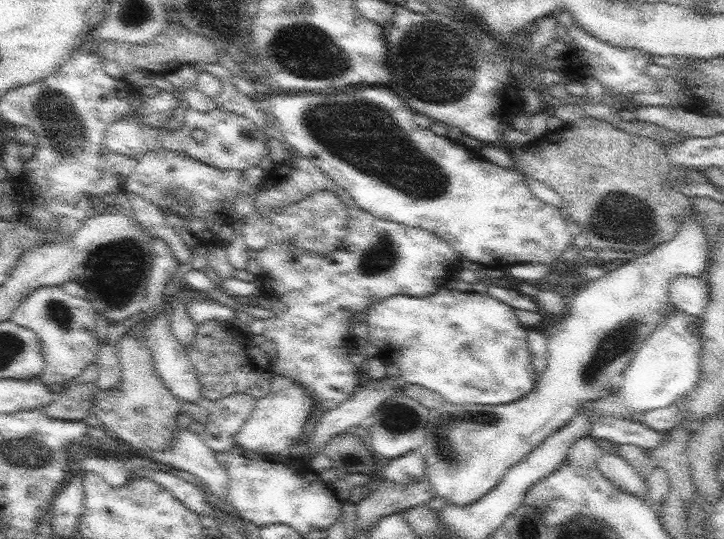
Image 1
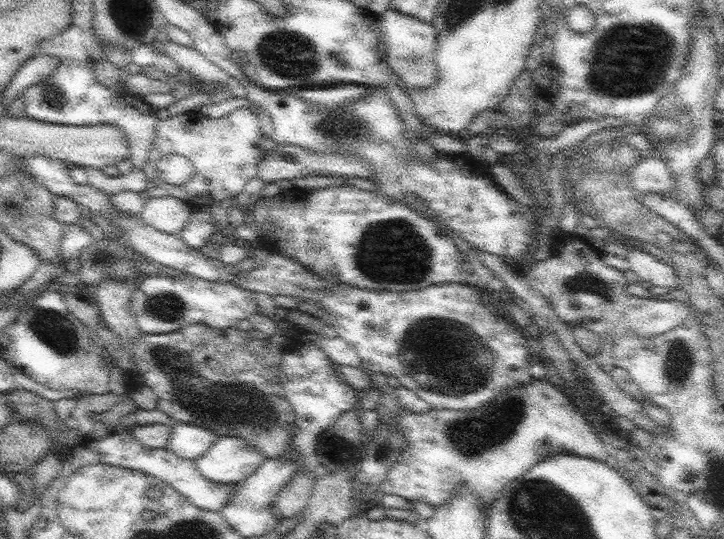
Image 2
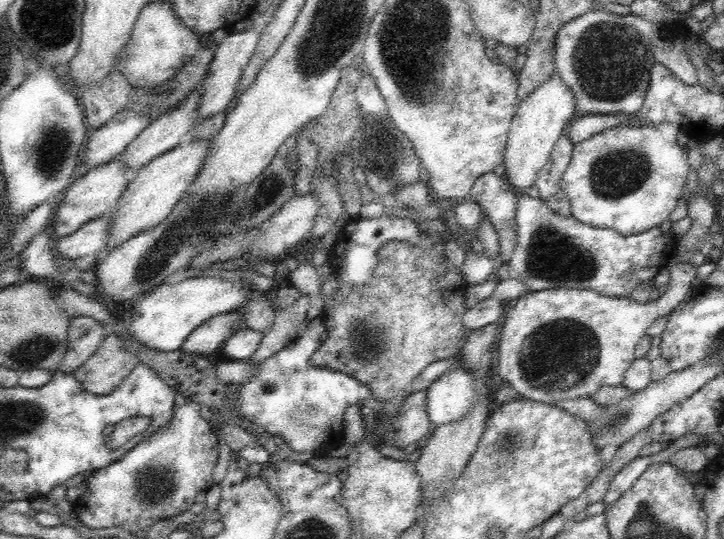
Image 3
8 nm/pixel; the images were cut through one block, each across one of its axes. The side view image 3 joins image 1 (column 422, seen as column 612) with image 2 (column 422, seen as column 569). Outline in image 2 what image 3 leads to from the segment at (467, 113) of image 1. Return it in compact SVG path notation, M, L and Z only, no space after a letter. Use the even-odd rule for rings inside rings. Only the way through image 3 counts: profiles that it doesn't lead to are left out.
M387 10L381 18L381 32L385 36L385 58L389 68L405 82L405 88L429 88L437 80L437 66L435 66L435 28L433 24L419 22L413 16L407 16L399 10Z

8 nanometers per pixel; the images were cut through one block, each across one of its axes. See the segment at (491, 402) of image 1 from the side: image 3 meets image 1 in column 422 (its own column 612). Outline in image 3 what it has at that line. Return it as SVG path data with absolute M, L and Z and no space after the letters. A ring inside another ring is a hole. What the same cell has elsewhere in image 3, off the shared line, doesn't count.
M672 260L670 264L670 284L666 290L660 292L656 302L634 302L628 298L614 298L614 296L602 296L588 290L576 290L576 288L552 288L552 290L540 290L540 292L526 292L518 298L518 304L508 312L506 322L502 324L502 336L498 346L498 372L504 378L506 384L510 384L518 394L522 394L528 400L554 404L558 400L568 398L590 398L598 388L604 386L618 386L622 384L624 374L628 372L634 358L634 348L640 342L640 338L646 336L648 328L658 320L674 312L686 296L692 290L692 282L696 280L696 266L692 266L688 260Z

